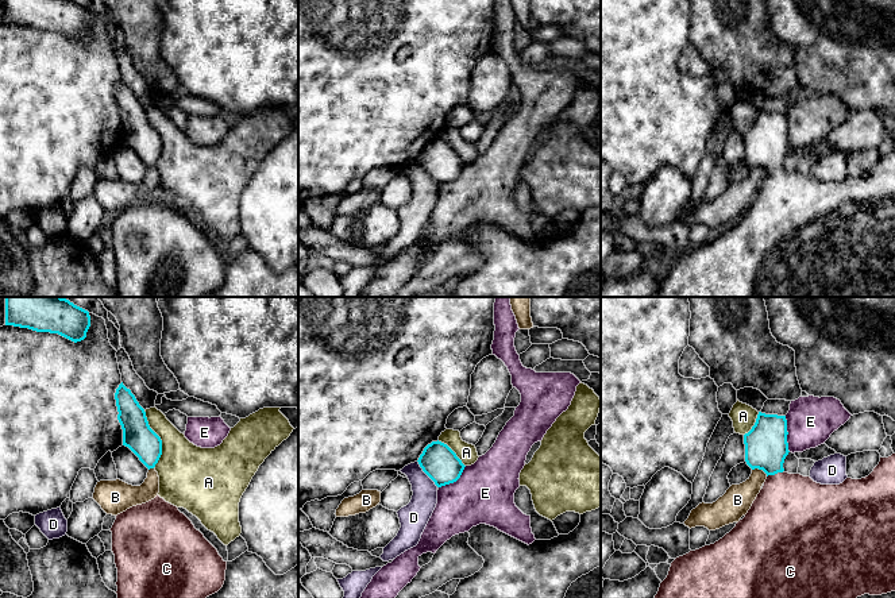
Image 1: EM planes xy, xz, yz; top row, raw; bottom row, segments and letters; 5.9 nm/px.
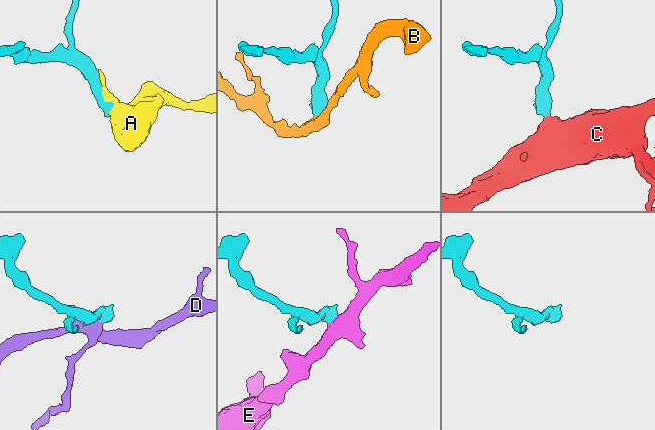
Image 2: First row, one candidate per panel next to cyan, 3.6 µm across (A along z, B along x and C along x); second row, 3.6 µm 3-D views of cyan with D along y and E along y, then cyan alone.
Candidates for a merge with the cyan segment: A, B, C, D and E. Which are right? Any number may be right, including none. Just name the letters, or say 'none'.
C

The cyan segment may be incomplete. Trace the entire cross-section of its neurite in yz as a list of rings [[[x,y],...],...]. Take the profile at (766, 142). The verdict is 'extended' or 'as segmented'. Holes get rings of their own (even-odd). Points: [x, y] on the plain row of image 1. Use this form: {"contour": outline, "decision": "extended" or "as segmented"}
{"contour": [[[759,109],[752,127],[744,132],[745,159],[755,167],[763,167],[767,171],[763,186],[753,198],[751,207],[736,224],[714,242],[676,255],[670,265],[667,275],[660,281],[659,289],[653,297],[856,297],[864,292],[882,293],[895,289],[895,151],[888,155],[880,155],[873,169],[861,177],[846,175],[840,182],[821,182],[810,174],[801,171],[788,171],[783,166],[788,153],[786,113],[765,112]]], "decision": "extended"}

